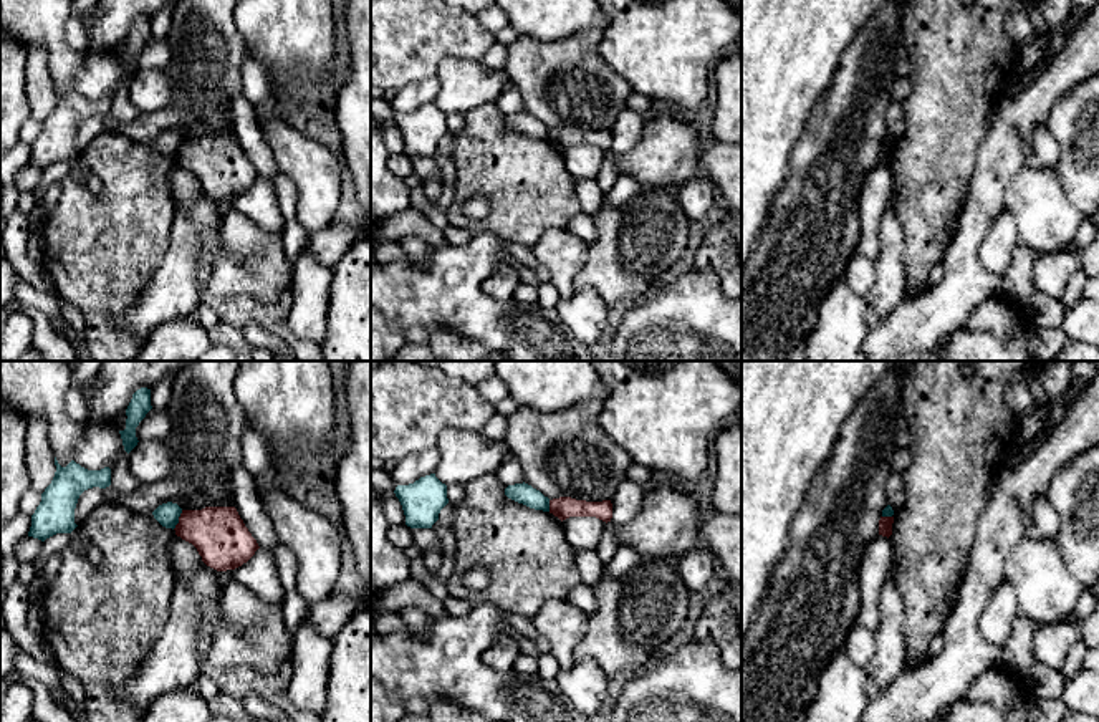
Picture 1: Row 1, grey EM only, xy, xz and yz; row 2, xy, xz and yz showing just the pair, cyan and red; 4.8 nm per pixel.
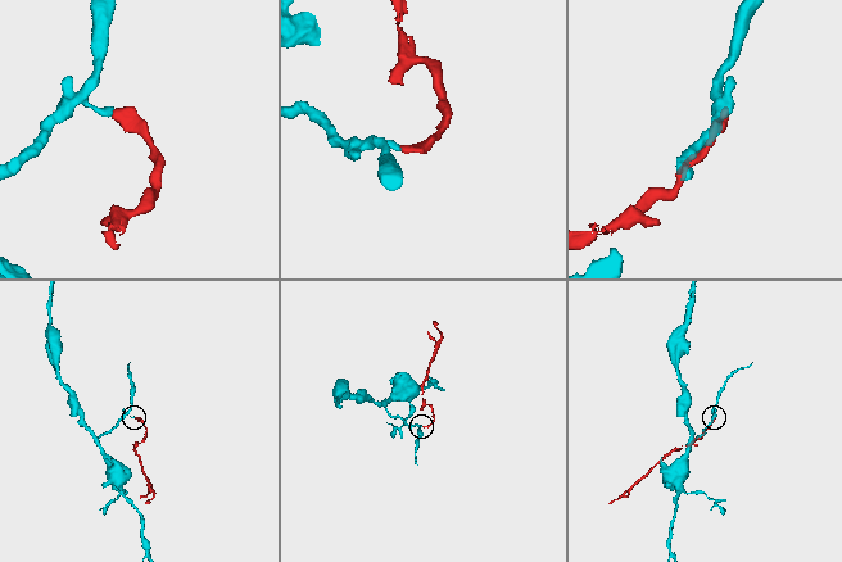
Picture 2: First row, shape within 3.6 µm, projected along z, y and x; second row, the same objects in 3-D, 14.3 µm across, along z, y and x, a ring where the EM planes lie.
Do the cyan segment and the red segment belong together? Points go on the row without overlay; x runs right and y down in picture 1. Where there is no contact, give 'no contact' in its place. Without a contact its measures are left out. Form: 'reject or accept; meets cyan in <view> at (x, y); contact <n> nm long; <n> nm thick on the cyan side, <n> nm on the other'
reject; meets cyan in xy at (177, 149); contact 110 nm long; 110 nm thick on the cyan side, 260 nm on the other

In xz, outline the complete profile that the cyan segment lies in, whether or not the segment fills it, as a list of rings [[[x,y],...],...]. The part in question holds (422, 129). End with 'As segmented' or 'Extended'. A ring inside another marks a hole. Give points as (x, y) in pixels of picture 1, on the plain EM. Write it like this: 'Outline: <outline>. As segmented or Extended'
Outline: [[[435,103],[409,114],[397,114],[394,123],[402,134],[406,154],[410,157],[432,157],[440,139],[449,132],[447,114]]]. As segmented

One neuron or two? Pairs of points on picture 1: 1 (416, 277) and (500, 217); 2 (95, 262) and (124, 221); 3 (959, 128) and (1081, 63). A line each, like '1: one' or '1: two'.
1: two
2: one
3: two

